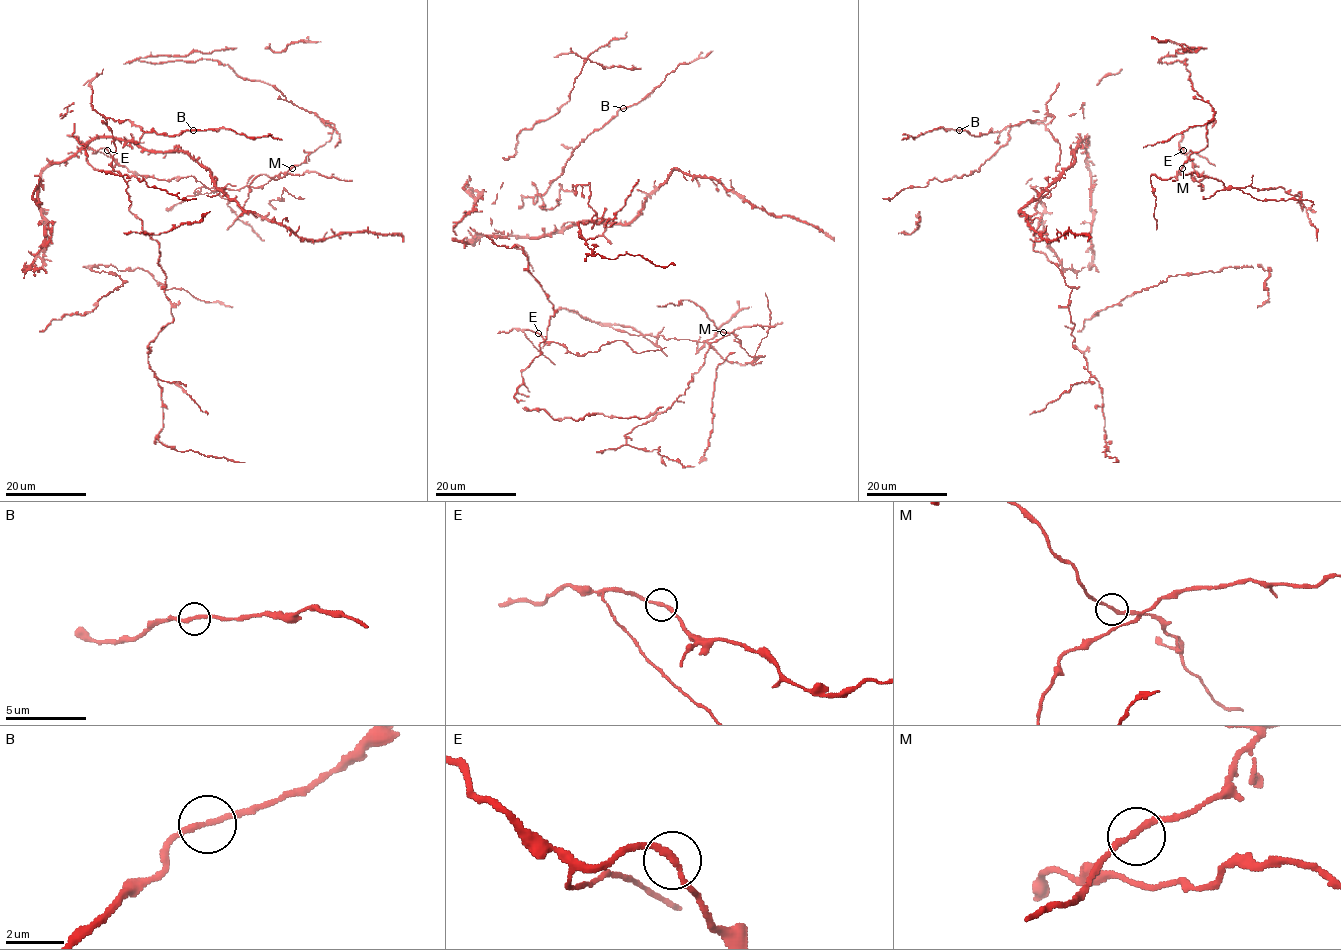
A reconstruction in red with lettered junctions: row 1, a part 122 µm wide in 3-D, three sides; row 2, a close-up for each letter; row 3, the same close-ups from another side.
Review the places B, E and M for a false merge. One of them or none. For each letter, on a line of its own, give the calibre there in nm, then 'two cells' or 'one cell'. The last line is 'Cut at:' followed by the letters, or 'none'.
B: calibre 200 nm; one cell
E: calibre 200 nm; one cell
M: calibre 190 nm; one cell
Cut at: none

